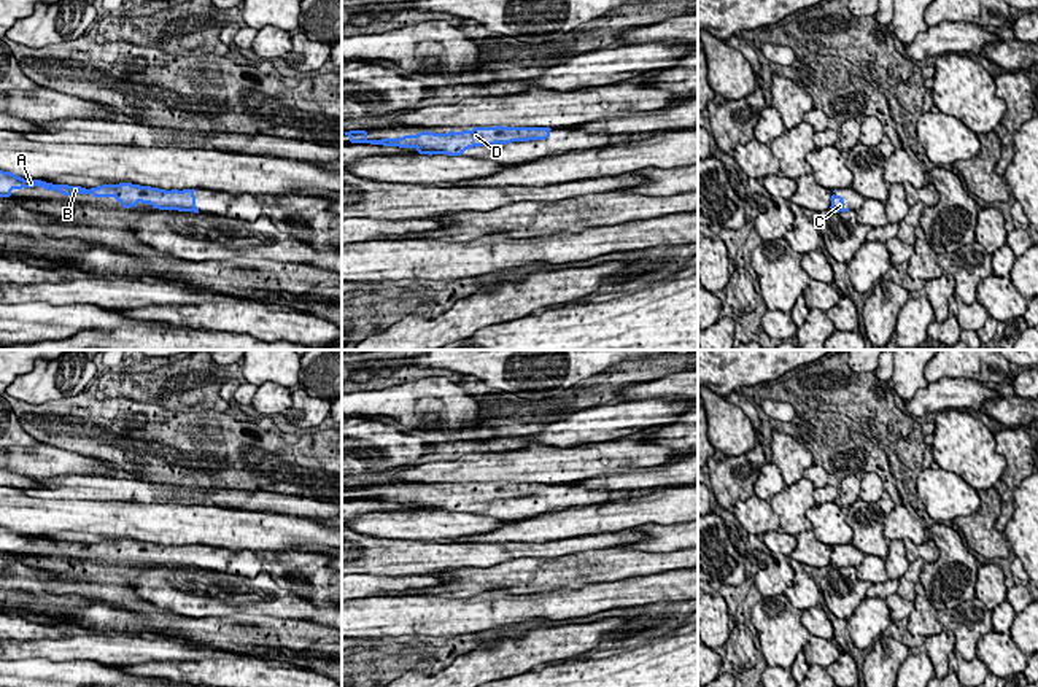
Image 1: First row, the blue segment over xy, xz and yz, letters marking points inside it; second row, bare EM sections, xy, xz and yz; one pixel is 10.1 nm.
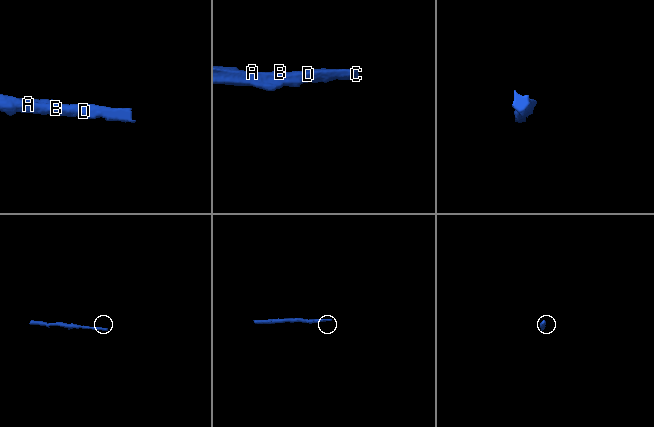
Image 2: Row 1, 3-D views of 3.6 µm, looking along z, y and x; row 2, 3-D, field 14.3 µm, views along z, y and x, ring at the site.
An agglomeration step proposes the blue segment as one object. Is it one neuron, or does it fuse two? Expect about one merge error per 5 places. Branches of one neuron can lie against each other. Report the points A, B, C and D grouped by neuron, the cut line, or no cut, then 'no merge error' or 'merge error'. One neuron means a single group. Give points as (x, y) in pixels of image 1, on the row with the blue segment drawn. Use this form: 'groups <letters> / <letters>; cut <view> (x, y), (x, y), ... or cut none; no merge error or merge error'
groups A B C D; cut none; no merge error

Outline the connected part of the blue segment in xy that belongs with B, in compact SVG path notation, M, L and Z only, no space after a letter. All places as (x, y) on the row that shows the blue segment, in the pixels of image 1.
M0 170L0 197L10 197L13 189L40 186L48 191L59 191L64 196L92 194L97 197L114 197L124 208L137 207L138 202L149 204L159 210L178 210L199 213L194 189L159 189L132 183L102 184L97 188L81 188L68 184L52 184L41 180L24 180L11 172Z

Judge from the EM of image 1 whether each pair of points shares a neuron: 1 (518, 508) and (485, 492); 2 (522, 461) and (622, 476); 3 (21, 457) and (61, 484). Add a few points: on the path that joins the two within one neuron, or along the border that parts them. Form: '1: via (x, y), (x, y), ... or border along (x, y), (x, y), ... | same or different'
1: via (511, 503), (493, 498) | same
2: border along (627, 469), (573, 482) | different
3: border along (81, 474), (38, 479) | different

